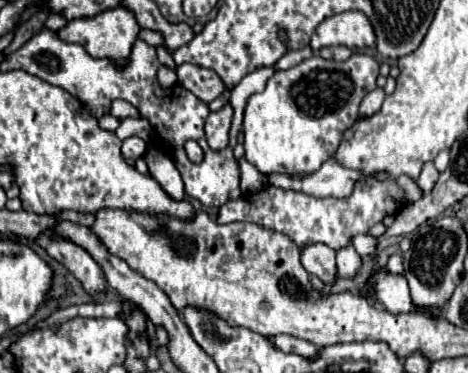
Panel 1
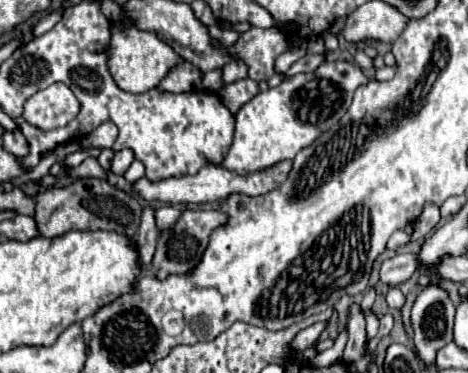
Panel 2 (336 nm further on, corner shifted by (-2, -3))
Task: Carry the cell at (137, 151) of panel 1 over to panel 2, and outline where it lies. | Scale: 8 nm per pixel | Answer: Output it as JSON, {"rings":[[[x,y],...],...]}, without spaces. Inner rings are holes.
{"rings":[[[124,148],[124,150],[116,152],[116,156],[112,158],[112,172],[122,176],[122,174],[124,174],[124,172],[130,168],[132,160],[134,160],[134,152],[132,152],[130,148]]]}

